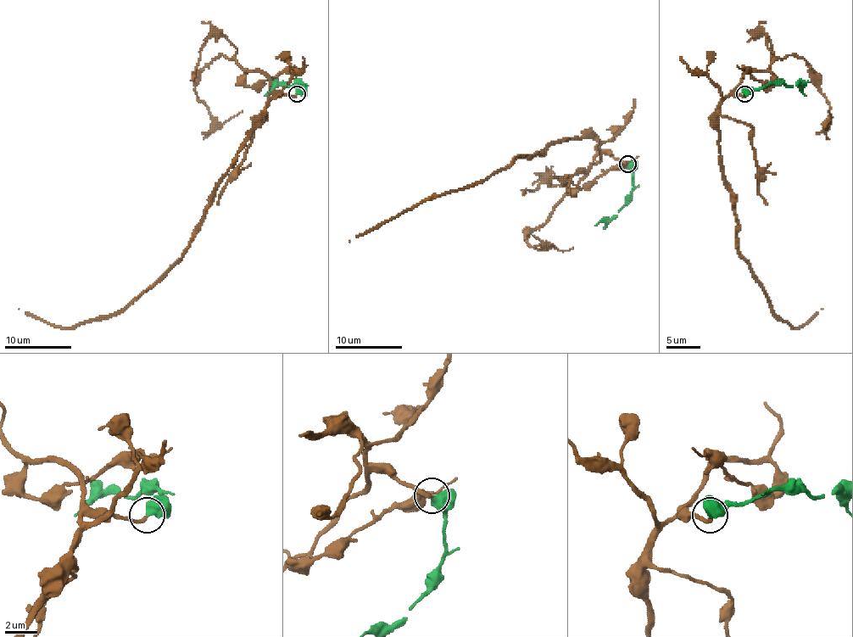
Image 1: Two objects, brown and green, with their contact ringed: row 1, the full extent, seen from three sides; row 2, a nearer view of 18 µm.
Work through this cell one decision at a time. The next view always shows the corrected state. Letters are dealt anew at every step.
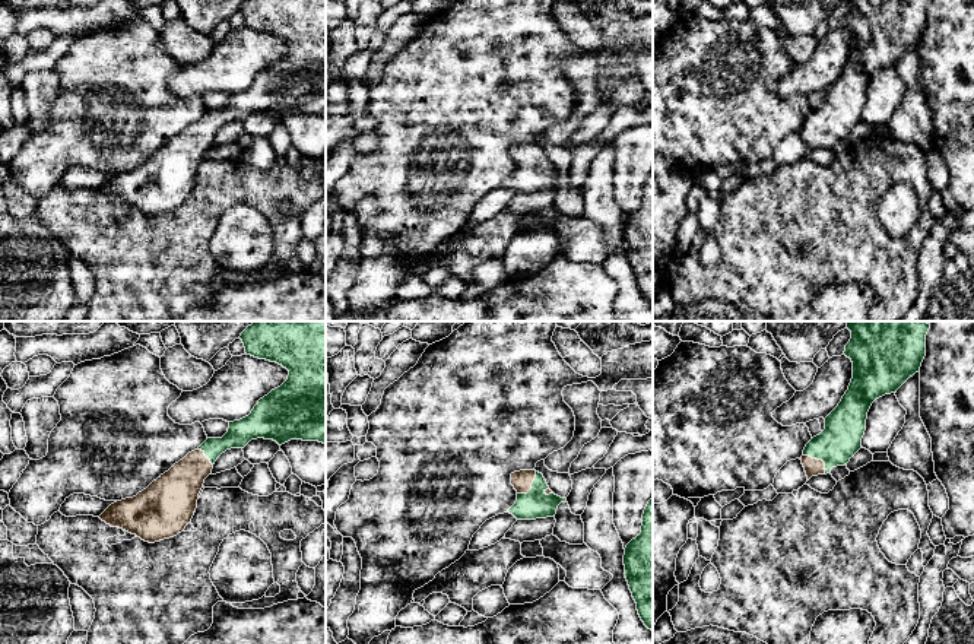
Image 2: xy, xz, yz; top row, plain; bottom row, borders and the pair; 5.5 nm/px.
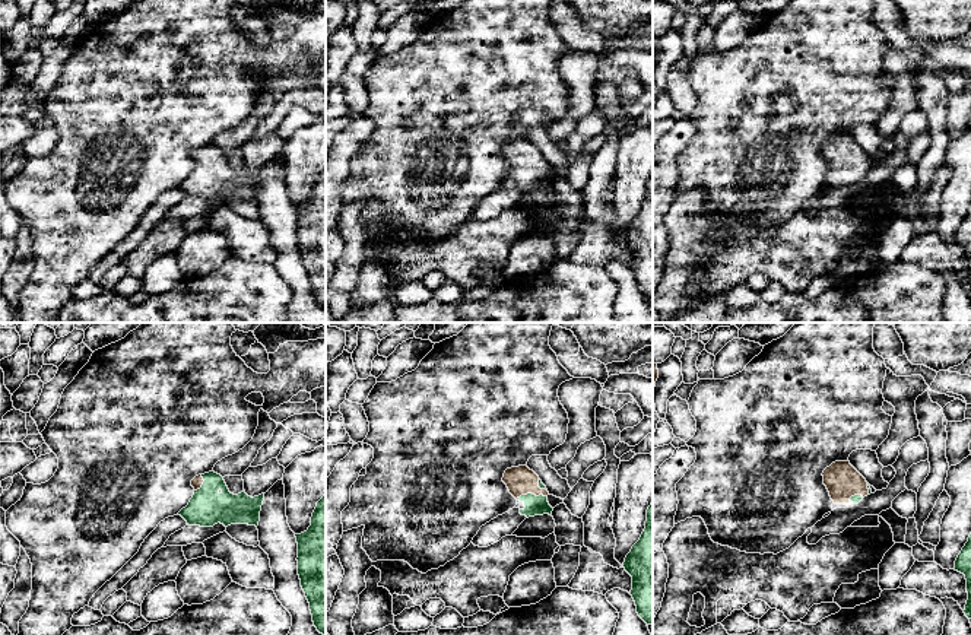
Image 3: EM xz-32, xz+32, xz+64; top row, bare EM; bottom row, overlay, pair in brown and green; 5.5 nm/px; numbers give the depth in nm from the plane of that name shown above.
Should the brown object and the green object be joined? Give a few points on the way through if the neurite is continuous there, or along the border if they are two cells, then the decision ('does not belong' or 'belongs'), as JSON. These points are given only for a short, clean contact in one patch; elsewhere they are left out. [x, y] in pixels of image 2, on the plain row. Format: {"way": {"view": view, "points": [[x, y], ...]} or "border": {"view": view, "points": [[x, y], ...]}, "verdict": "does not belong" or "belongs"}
{"way": {"view": "yz", "points": [[812, 139], [819, 133], [843, 108], [844, 100]]}, "verdict": "belongs"}

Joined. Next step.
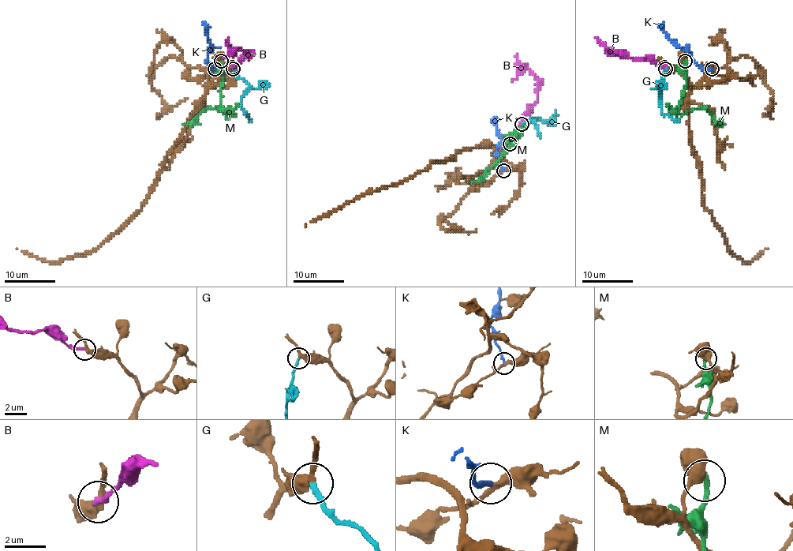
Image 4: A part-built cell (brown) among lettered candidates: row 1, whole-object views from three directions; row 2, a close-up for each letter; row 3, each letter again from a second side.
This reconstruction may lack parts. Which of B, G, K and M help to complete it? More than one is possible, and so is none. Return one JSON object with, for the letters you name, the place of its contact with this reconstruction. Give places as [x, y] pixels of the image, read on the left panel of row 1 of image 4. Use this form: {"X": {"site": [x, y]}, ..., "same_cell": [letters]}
{"G": {"site": [233, 69]}, "same_cell": ["G"]}

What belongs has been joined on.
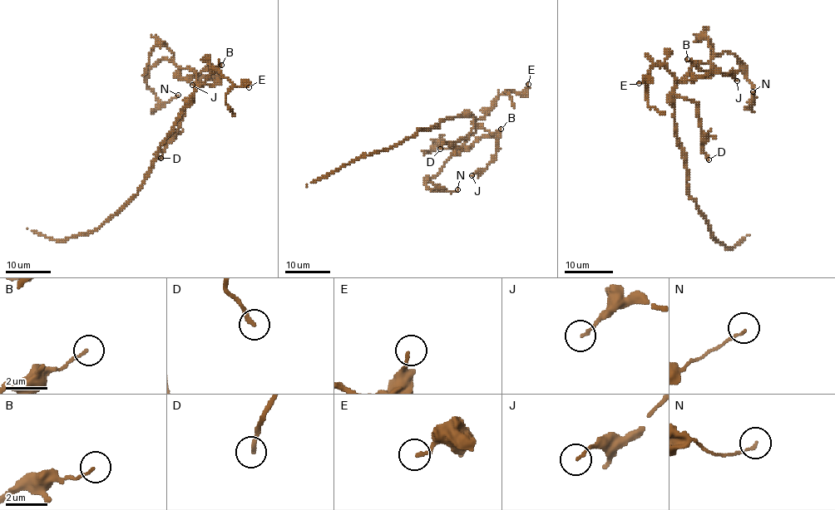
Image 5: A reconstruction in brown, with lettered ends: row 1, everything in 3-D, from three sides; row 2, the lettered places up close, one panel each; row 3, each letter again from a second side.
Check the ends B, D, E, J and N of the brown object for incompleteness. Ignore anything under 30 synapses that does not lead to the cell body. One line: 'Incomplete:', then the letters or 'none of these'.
Incomplete: none of these

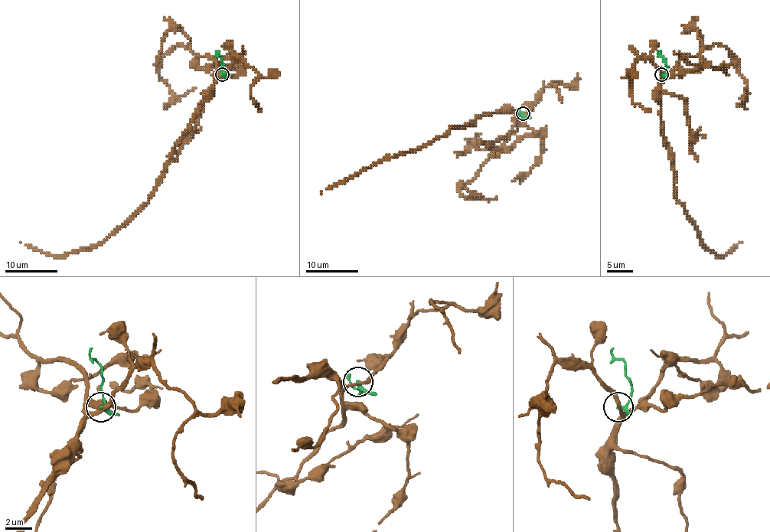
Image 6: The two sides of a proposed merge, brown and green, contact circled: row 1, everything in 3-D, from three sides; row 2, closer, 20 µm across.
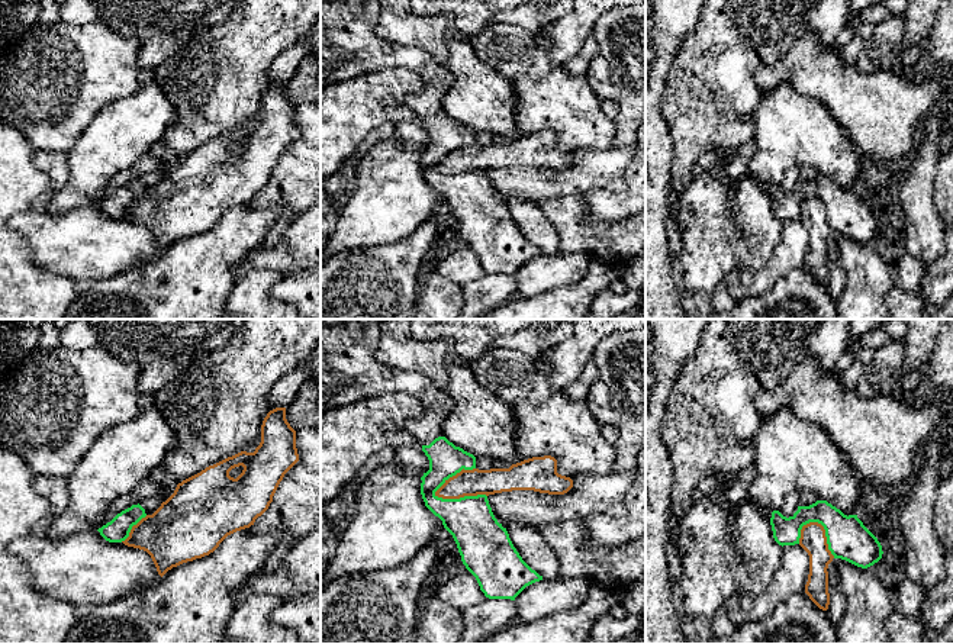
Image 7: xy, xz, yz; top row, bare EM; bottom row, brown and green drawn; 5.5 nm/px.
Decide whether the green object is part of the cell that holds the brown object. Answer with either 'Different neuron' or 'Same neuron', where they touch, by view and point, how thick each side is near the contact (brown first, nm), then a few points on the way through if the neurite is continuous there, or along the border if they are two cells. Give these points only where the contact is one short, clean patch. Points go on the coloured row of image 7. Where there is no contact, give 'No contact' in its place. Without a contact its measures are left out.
Different neuron. Touches brown at xz (460, 496). Thickness 150 nm (brown) against 260 nm. Boundary: xz (434, 492), (443, 498), (486, 496)

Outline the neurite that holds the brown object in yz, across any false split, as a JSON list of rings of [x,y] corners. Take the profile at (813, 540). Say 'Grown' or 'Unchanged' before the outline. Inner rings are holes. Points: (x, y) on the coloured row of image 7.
Unchanged. [[[809,522],[802,527],[799,545],[809,556],[809,574],[805,585],[805,593],[822,611],[828,609],[828,564],[834,556],[828,550],[825,529],[818,522]]]

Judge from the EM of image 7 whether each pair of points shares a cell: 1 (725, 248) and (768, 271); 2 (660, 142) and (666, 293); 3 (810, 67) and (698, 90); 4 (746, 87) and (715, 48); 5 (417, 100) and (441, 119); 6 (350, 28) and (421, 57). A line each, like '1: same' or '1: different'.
1: different
2: same
3: different
4: same
5: same
6: same

